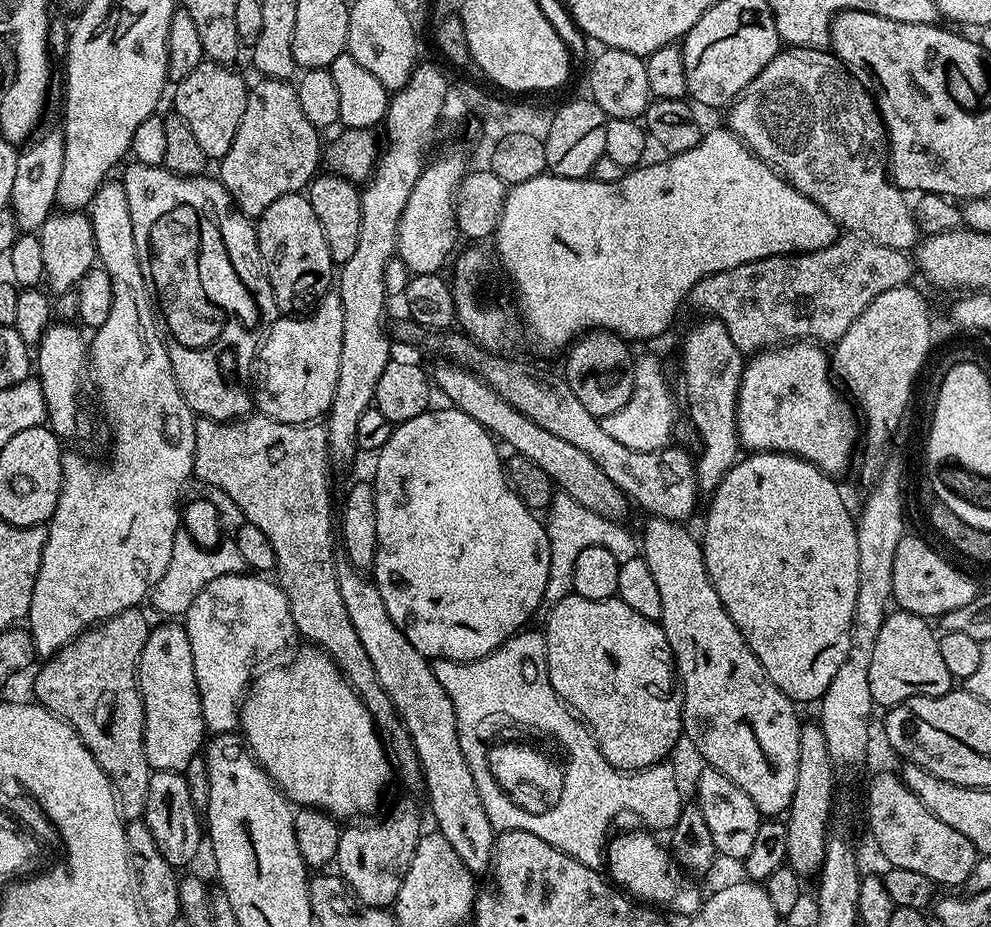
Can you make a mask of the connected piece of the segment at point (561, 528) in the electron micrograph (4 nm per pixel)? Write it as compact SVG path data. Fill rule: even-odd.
M563 494L552 497L550 507L547 509L546 527L548 529L548 541L550 542L550 578L546 582L546 594L544 604L551 606L557 604L564 596L572 592L572 571L574 562L586 546L602 546L618 558L618 562L630 562L632 556L637 555L638 544L632 541L632 536L624 526L602 526L602 521L594 510L586 510L574 502L574 498ZM604 527L604 528L600 528Z

